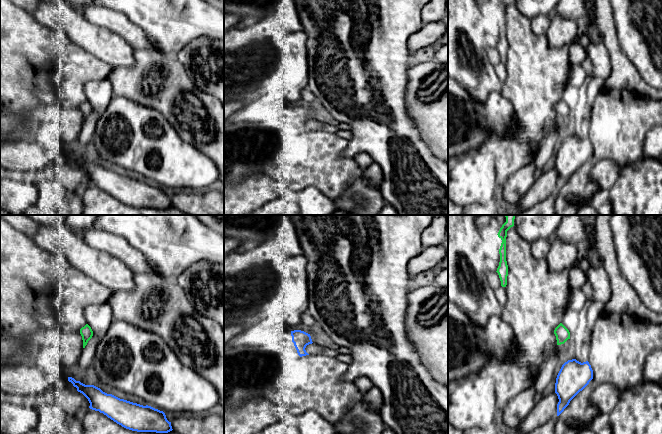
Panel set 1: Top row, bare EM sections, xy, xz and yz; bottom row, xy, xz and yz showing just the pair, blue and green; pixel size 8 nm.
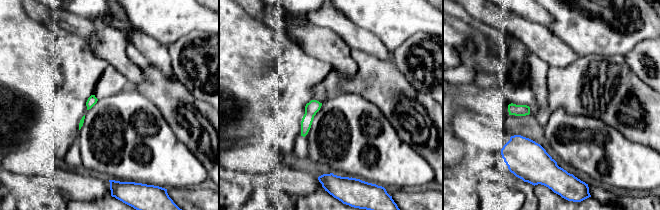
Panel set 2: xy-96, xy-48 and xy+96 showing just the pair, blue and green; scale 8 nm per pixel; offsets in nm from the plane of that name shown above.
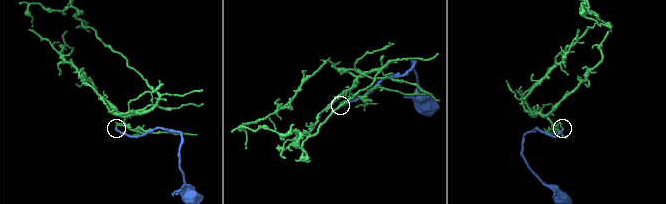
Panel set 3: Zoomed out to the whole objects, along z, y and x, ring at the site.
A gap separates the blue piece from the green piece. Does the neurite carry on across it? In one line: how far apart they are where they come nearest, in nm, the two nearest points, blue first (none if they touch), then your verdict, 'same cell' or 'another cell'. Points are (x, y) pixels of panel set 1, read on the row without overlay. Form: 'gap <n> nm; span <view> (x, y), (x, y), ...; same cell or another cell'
gap 140 nm; span yz (568, 136), (563, 119); another cell

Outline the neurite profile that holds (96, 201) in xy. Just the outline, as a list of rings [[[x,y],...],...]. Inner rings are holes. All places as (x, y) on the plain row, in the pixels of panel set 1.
[[[95,186],[80,195],[83,203],[81,215],[188,215],[174,206],[168,209],[132,207]]]

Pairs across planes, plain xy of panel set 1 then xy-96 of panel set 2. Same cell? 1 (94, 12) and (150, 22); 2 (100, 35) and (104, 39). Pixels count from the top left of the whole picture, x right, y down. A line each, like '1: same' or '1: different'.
1: different
2: same

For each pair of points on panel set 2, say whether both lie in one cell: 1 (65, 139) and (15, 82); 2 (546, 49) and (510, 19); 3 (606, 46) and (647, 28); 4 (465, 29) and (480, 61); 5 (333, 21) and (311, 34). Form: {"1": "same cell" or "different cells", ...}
{"1": "same cell", "2": "same cell", "3": "same cell", "4": "different cells", "5": "different cells"}

